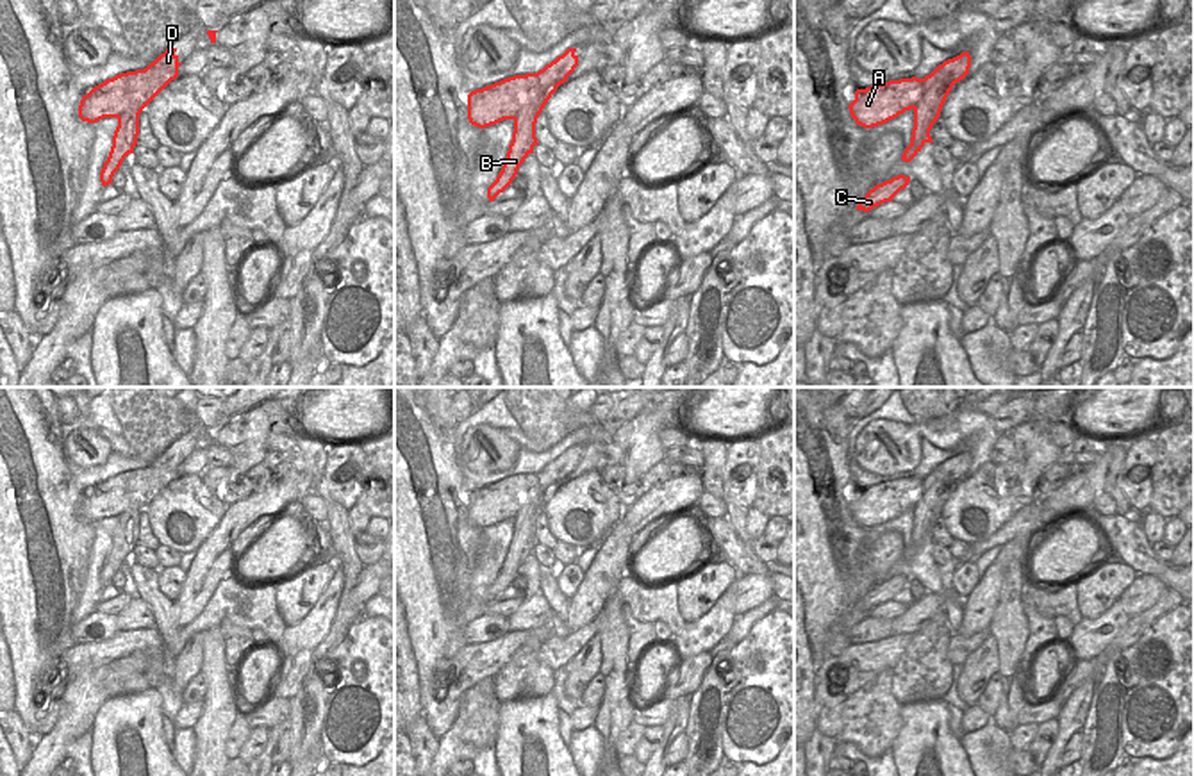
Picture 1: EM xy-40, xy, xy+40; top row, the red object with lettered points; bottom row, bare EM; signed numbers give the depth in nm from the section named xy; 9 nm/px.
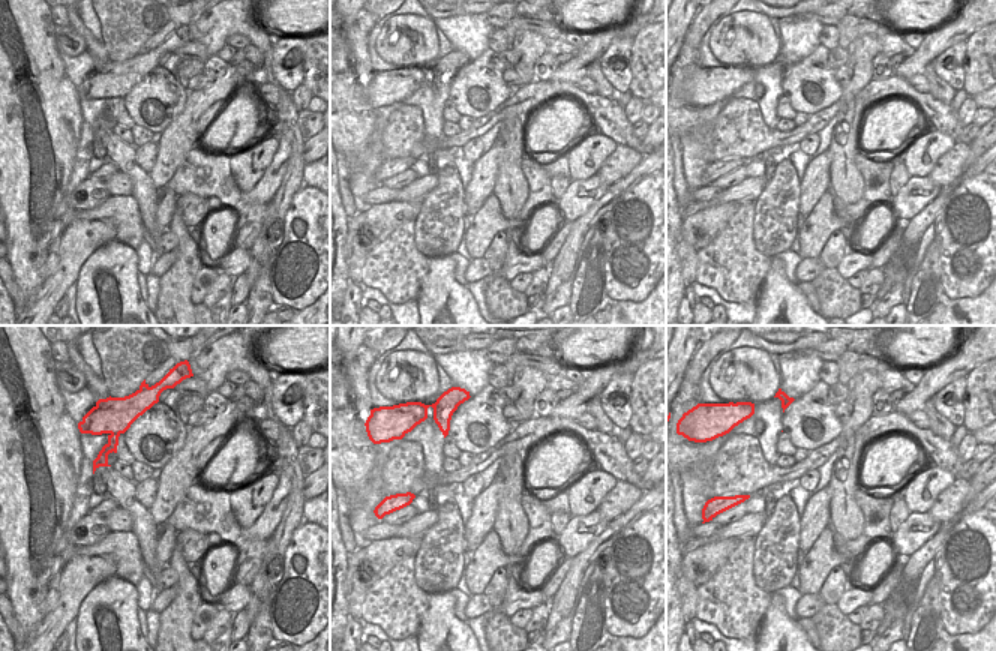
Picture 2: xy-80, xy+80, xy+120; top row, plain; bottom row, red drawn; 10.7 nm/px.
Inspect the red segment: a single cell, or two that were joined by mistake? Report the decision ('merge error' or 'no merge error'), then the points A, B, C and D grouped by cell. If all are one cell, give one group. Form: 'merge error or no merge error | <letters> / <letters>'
merge error | A D / B C

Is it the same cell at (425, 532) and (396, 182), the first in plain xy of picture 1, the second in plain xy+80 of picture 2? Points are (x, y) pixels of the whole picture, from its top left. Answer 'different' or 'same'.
different

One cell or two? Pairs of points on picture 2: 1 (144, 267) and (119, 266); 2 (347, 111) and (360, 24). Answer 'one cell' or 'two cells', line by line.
1: two cells
2: one cell

